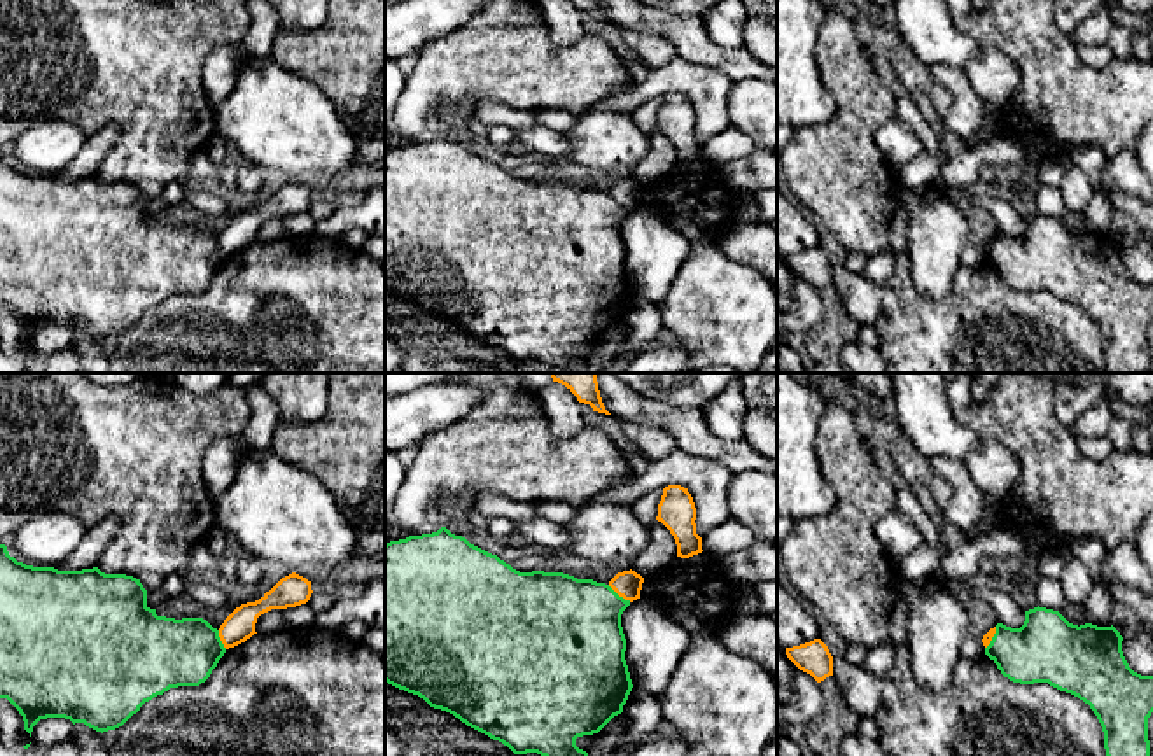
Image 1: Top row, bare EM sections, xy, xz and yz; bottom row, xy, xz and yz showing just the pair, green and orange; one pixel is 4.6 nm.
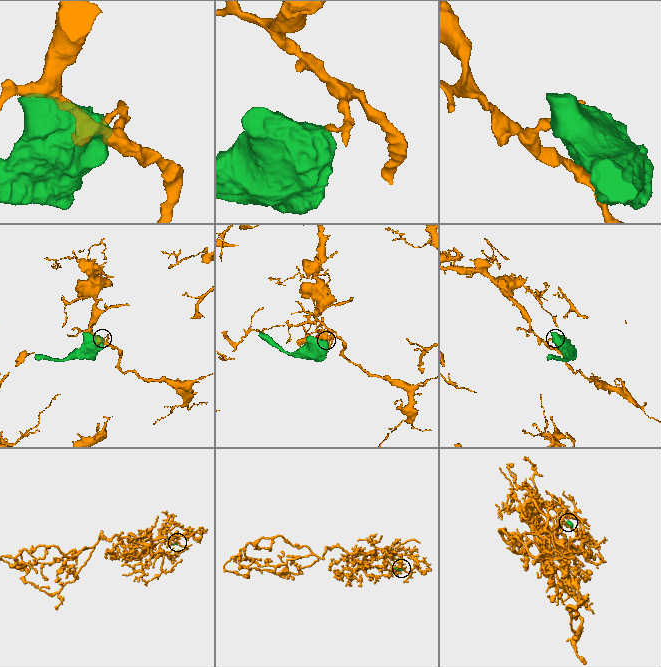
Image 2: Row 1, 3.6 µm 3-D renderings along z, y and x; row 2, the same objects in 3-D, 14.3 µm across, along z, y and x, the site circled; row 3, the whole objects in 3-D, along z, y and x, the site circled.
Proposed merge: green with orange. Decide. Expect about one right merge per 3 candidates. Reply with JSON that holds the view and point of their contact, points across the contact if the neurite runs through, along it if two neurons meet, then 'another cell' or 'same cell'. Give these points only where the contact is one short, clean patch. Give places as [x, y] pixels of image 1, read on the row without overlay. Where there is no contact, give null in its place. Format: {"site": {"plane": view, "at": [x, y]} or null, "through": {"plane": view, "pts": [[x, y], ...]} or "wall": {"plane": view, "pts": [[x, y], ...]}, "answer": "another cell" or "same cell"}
{"site": {"plane": "xz", "at": [618, 203]}, "wall": {"plane": "xz", "pts": [[607, 193], [630, 209]]}, "answer": "another cell"}

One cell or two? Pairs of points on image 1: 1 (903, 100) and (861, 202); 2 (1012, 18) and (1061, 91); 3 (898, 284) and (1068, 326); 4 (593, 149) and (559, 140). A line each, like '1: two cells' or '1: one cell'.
1: two cells
2: one cell
3: one cell
4: two cells

